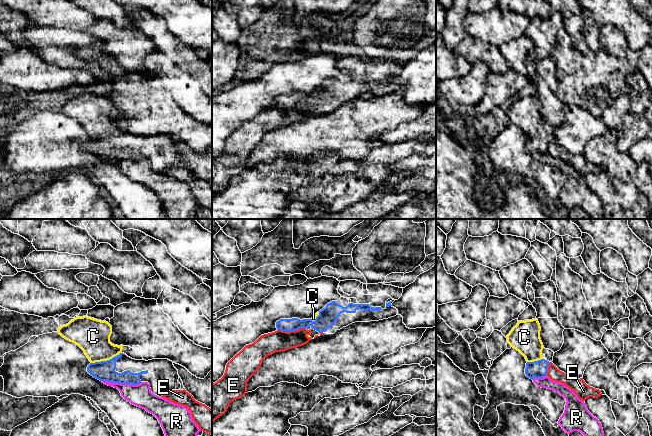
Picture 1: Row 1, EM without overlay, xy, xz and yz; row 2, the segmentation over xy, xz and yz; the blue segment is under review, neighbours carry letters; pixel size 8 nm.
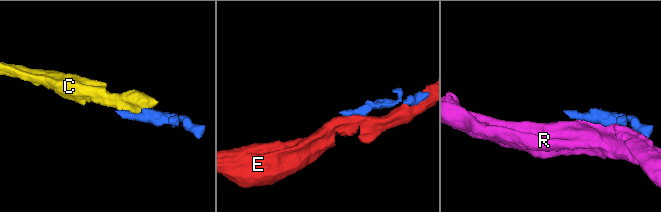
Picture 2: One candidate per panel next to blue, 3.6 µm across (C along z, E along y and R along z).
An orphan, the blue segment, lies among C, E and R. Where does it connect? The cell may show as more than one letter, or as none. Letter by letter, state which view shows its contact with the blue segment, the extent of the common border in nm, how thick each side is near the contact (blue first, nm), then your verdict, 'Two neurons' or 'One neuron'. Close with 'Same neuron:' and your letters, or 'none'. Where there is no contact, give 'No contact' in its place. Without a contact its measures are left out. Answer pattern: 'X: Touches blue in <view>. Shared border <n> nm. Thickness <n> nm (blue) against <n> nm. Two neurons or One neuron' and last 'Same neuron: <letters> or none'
C: Touches blue in xy. Shared border 260 nm. Thickness 160 nm (blue) against 280 nm. One neuron
E: Touches blue in xz. Shared border 240 nm. Thickness 130 nm (blue) against 170 nm. Two neurons
R: Touches blue in xy. Shared border 320 nm. Thickness 160 nm (blue) against 180 nm. Two neurons
Same neuron: C

